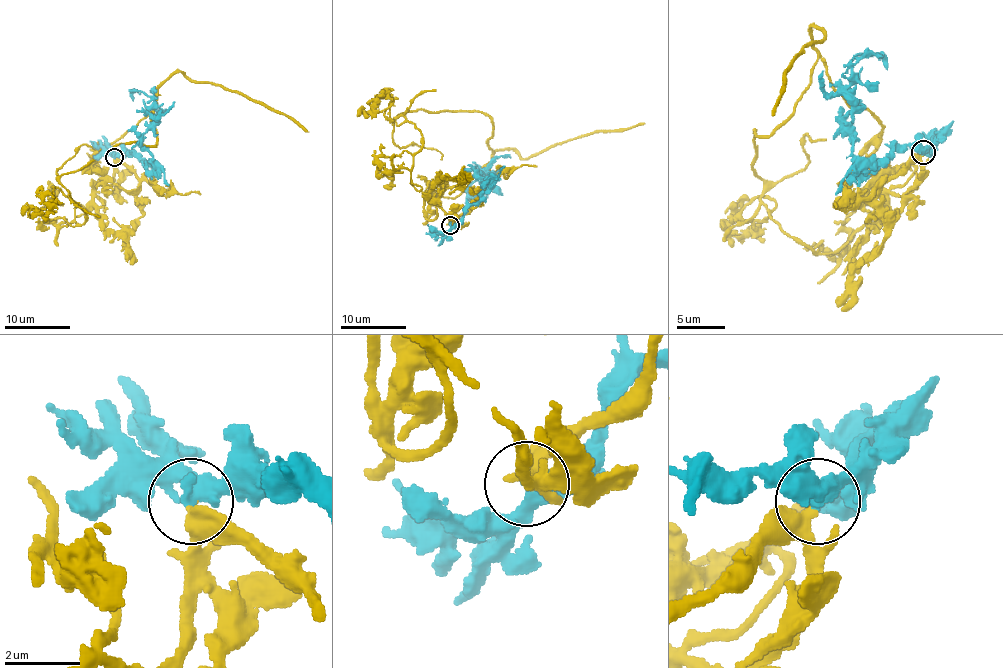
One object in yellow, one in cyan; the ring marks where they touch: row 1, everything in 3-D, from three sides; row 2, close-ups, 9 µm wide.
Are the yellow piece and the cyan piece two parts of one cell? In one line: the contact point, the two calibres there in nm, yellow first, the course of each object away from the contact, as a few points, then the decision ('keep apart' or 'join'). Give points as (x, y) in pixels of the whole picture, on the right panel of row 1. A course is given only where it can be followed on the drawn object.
at (923, 152); 200 nm thick on the yellow side, 400 nm on the other; yellow runs (924, 152), (866, 200), (861, 166), (883, 125), (830, 82), (811, 27), (825, 36), (784, 70), (772, 116); cyan runs (924, 152), (895, 149), (883, 161), (852, 152), (844, 120), (852, 108), (849, 63), (878, 56), (888, 70); join

